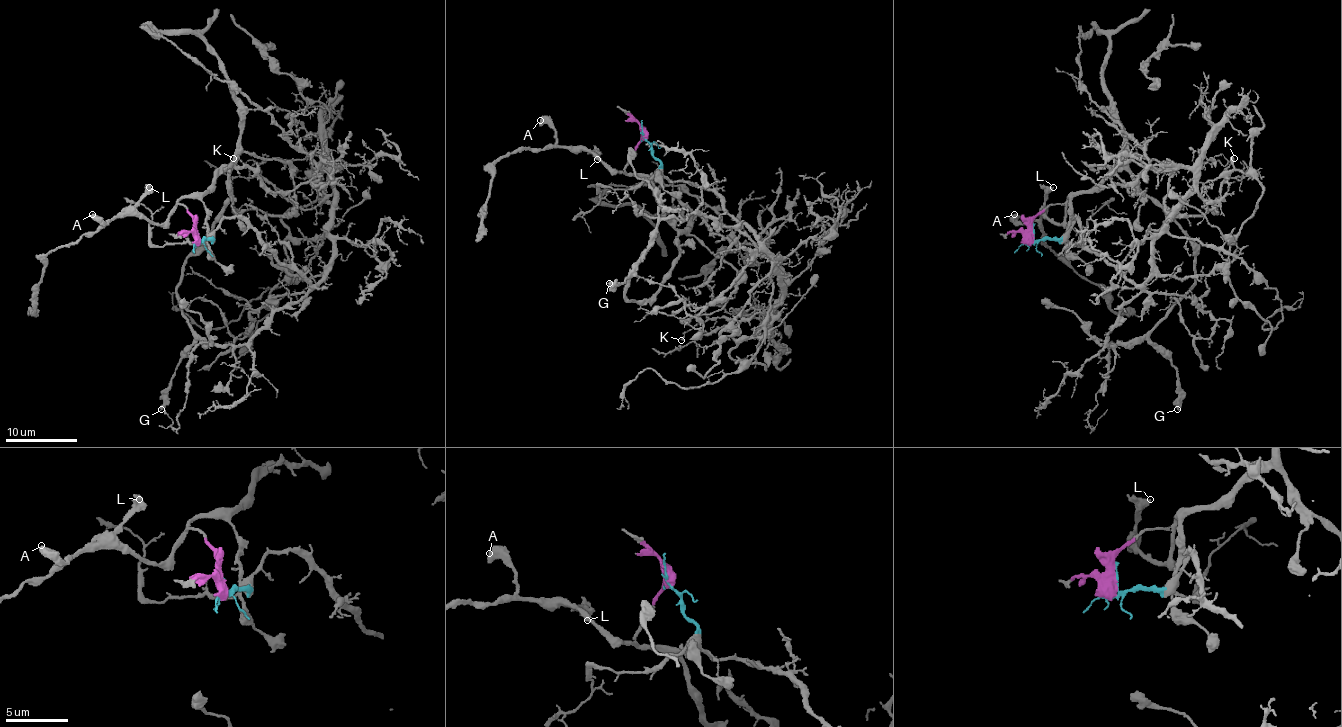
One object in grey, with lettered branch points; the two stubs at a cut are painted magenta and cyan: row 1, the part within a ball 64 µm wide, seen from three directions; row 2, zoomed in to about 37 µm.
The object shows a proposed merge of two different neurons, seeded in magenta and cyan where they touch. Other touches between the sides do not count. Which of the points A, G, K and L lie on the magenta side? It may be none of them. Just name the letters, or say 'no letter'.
A, G, L

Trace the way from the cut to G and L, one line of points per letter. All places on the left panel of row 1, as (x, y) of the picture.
G: (196, 238), (194, 219), (176, 202), (207, 190), (228, 168), (230, 201), (176, 289), (194, 343), (160, 409)
L: (196, 238), (194, 219), (183, 206), (176, 204), (167, 219), (156, 224), (137, 210), (142, 193), (149, 186)

